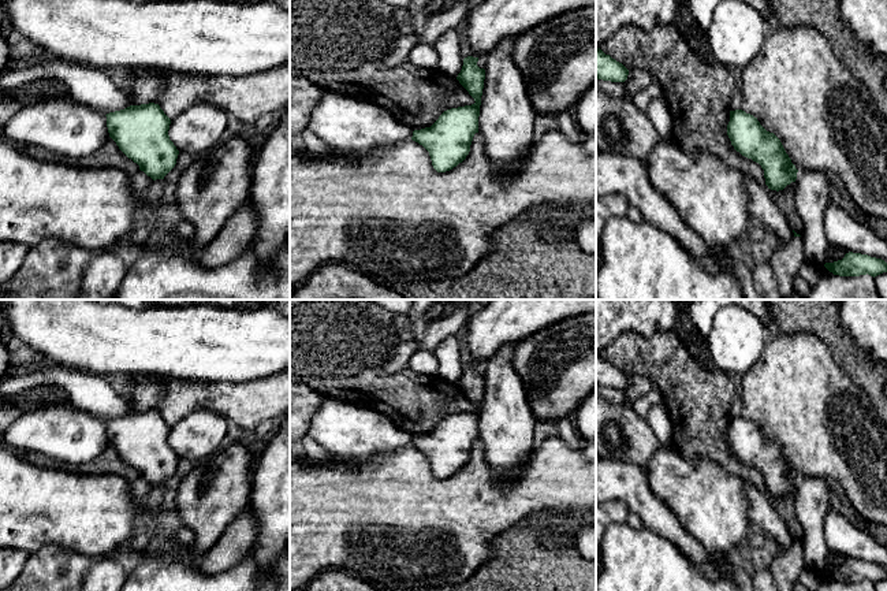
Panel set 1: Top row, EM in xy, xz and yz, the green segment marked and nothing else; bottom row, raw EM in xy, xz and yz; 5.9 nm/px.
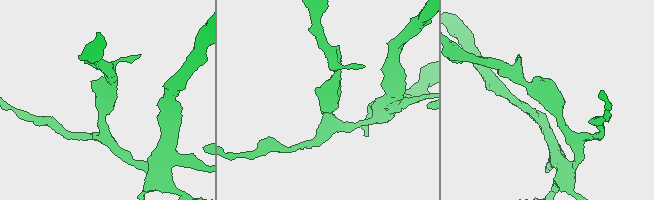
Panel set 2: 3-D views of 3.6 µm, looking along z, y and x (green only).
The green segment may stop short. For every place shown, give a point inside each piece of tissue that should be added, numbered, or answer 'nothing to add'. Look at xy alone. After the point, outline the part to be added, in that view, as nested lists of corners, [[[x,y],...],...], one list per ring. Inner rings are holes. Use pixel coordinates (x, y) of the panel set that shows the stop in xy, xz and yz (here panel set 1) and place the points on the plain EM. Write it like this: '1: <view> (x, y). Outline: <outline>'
nothing to add

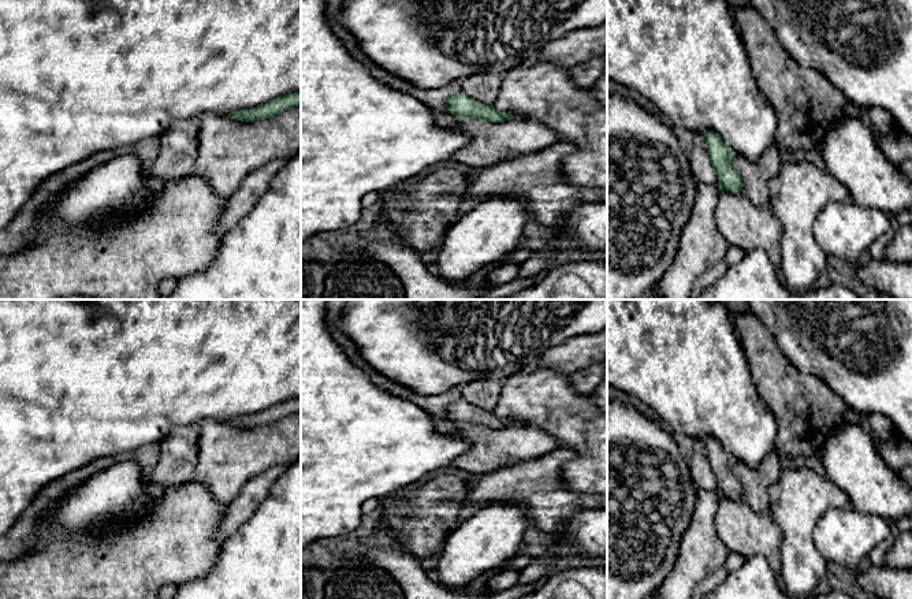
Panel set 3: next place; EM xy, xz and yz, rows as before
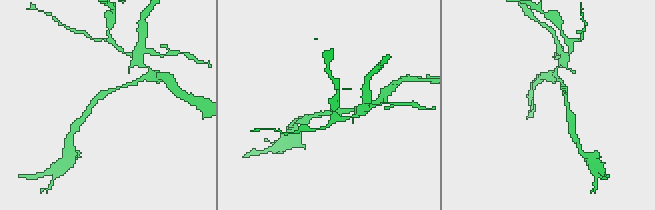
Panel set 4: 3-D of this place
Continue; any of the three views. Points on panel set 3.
nothing to add

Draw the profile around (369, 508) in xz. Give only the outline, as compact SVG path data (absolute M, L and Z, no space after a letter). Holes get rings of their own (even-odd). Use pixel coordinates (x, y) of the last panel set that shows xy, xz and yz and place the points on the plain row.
M372 498L372 499L365 501L361 505L361 514L365 520L371 520L377 514L379 509L380 509L380 499Z

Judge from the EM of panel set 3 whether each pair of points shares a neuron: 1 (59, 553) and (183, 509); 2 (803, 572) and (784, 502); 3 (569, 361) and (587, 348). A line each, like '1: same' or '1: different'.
1: same
2: same
3: same

